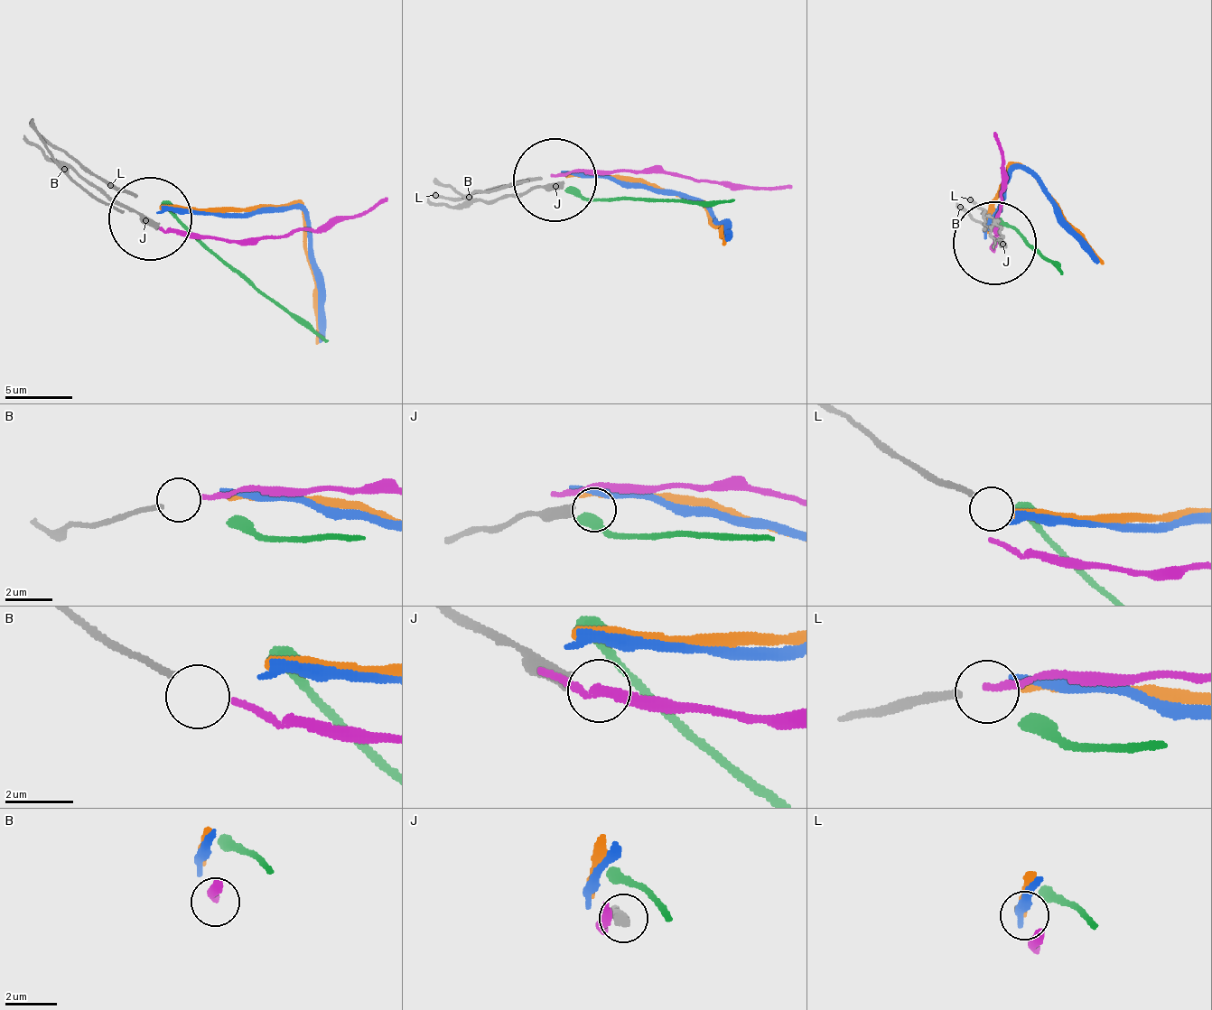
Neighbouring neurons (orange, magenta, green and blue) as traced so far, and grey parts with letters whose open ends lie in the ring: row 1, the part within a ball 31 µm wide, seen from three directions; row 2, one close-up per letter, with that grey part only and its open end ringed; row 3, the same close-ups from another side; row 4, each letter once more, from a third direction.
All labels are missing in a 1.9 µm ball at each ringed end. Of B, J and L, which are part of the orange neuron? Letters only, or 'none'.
L

